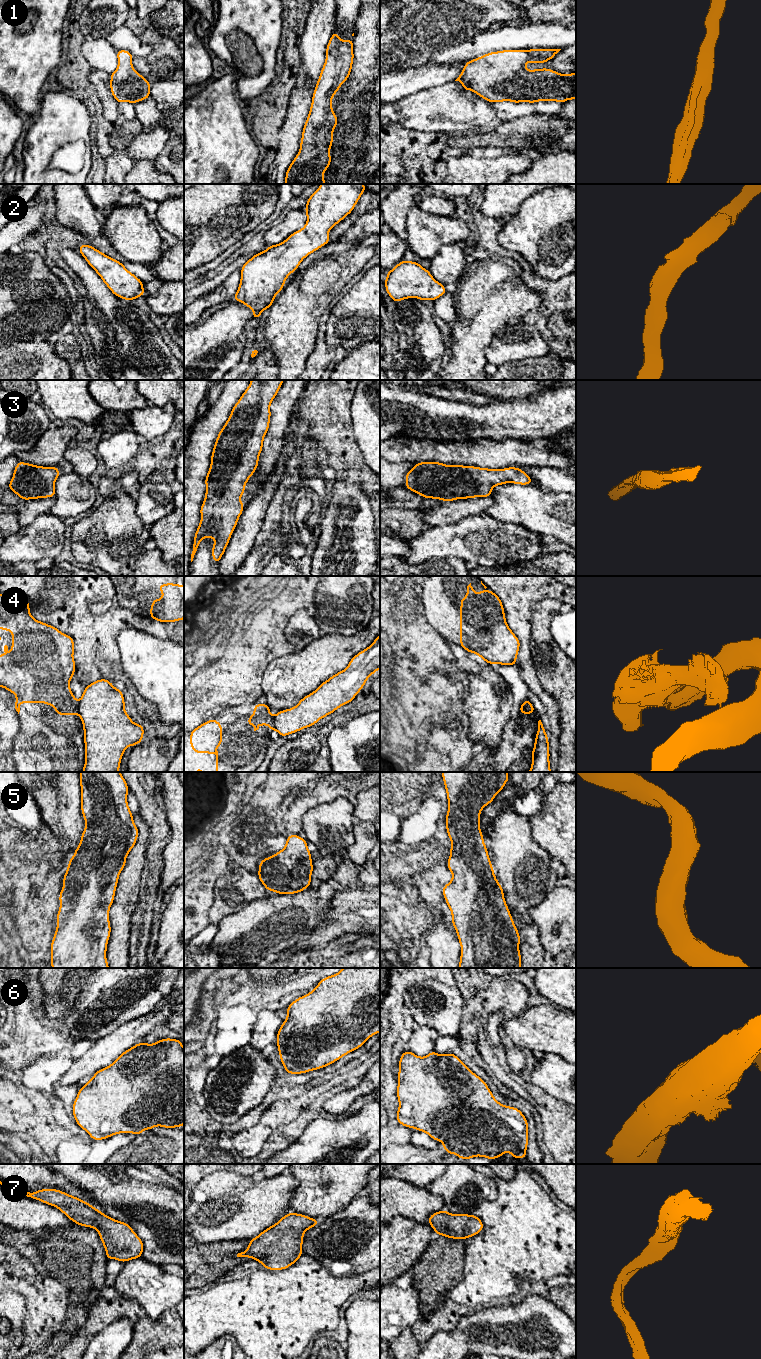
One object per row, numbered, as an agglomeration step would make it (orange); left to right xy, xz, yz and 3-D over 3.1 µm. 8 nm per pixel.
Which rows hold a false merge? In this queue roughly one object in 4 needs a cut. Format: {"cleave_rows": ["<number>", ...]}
{"cleave_rows": ["4"]}

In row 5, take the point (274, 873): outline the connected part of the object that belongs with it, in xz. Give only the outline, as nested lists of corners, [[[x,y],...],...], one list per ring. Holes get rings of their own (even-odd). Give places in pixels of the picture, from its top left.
[[[289,835],[285,847],[260,861],[258,877],[267,891],[295,894],[310,887],[313,864],[307,840]]]

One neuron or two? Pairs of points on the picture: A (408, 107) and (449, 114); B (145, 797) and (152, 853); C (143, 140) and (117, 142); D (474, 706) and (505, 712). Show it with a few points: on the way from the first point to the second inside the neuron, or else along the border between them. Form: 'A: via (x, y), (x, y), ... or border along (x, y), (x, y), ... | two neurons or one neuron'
A: via (418, 110), (439, 110) | one neuron
B: via (151, 811), (157, 821), (157, 839) | one neuron
C: border along (141, 131), (125, 148) | two neurons
D: via (482, 706), (491, 706), (497, 711) | one neuron

